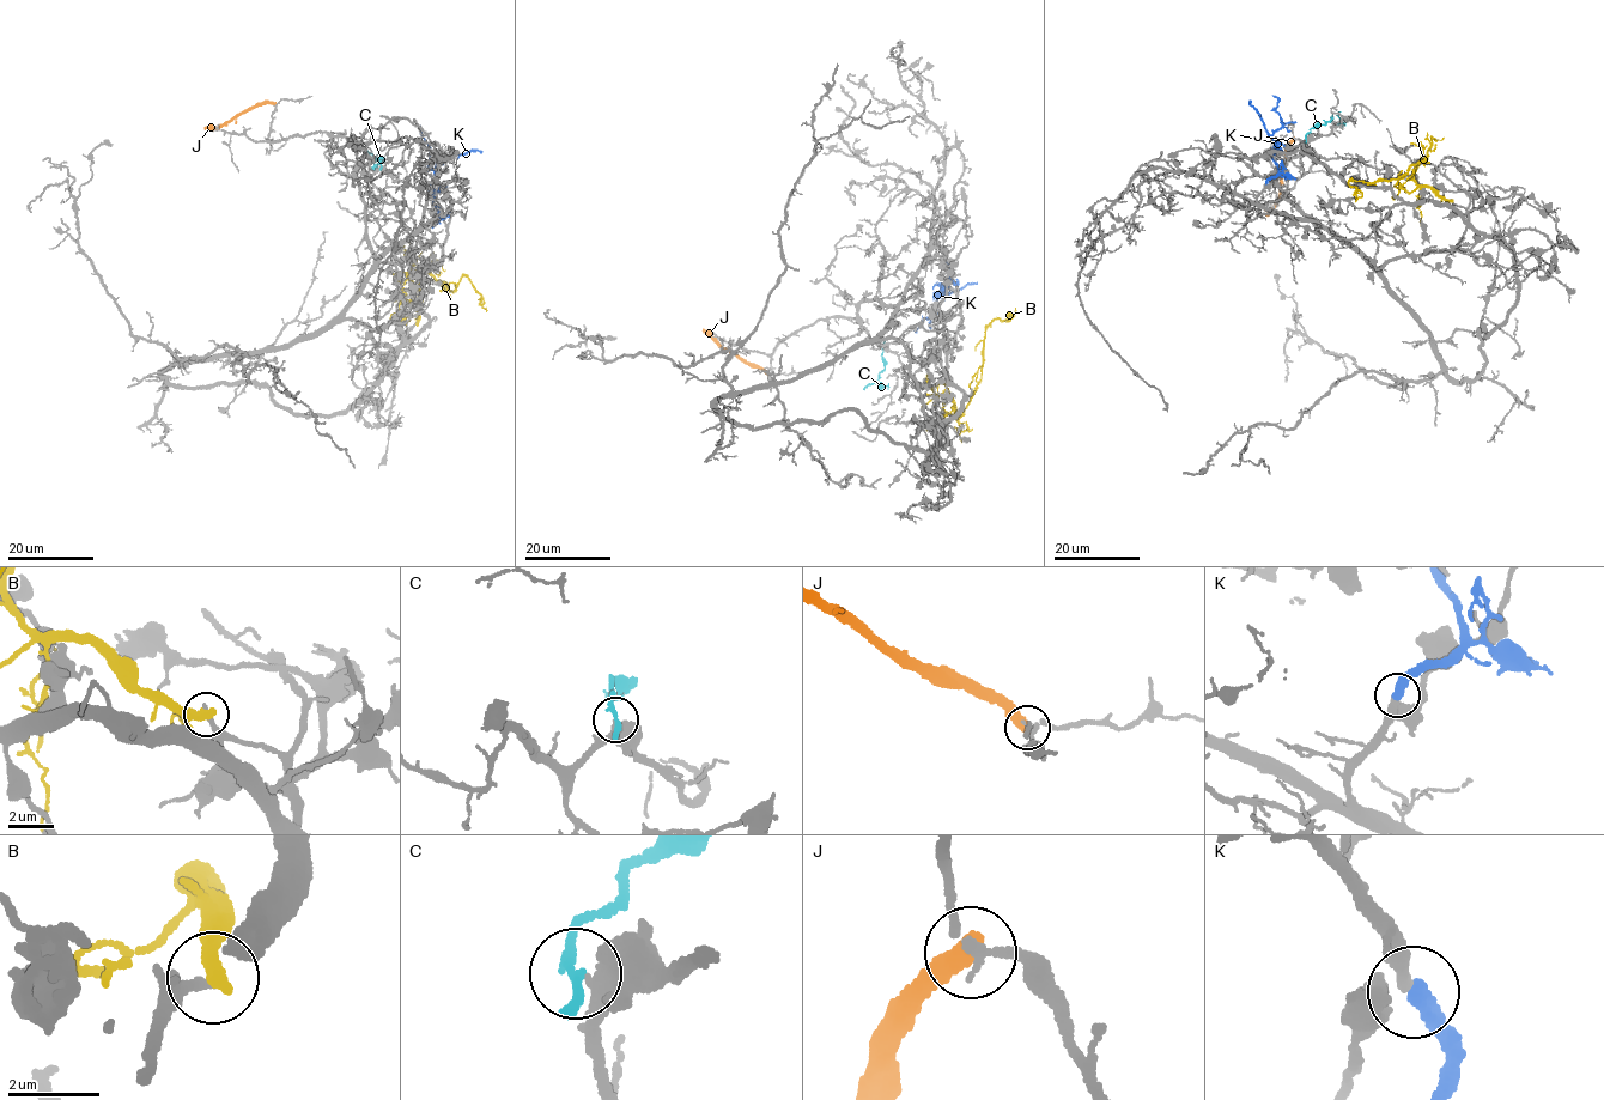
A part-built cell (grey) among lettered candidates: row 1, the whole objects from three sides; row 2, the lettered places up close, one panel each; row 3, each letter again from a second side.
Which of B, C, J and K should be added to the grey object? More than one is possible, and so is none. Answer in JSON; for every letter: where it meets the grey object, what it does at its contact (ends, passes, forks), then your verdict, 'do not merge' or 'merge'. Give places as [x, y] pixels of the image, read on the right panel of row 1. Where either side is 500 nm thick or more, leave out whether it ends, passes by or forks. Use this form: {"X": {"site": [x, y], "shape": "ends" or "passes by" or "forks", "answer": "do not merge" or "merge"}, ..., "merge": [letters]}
{"B": {"site": [1451, 200], "shape": "ends", "answer": "do not merge"}, "C": {"site": [1306, 139], "shape": "ends", "answer": "do not merge"}, "J": {"site": [1294, 139], "shape": "ends", "answer": "do not merge"}, "K": {"site": [1265, 183], "shape": "ends", "answer": "merge"}, "merge": ["K"]}

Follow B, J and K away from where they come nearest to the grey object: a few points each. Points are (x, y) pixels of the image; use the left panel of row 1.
B: (417, 324), (421, 302), (418, 269), (447, 284), (453, 292), (462, 275), (468, 277), (486, 311)
J: (274, 103), (259, 103), (220, 125), (205, 128)
K: (438, 219), (438, 208), (433, 201), (438, 183), (420, 125)

